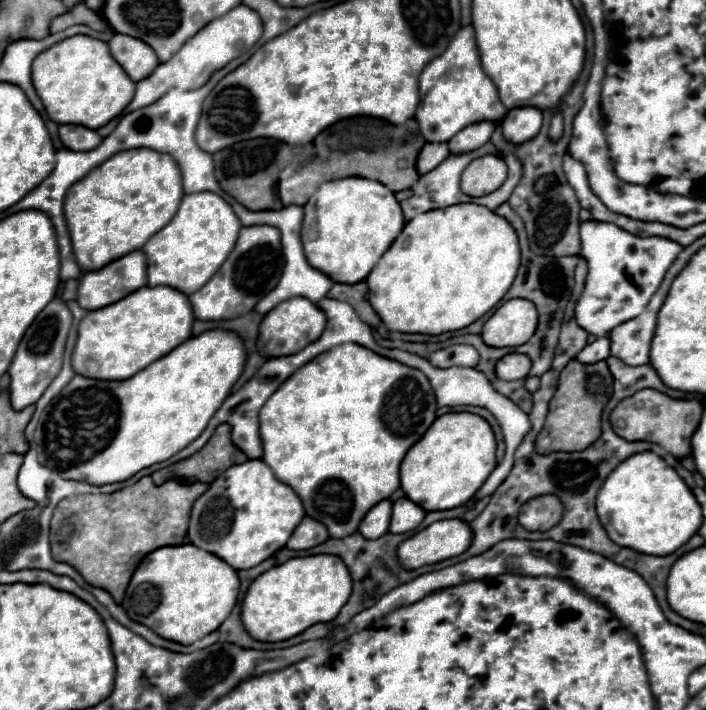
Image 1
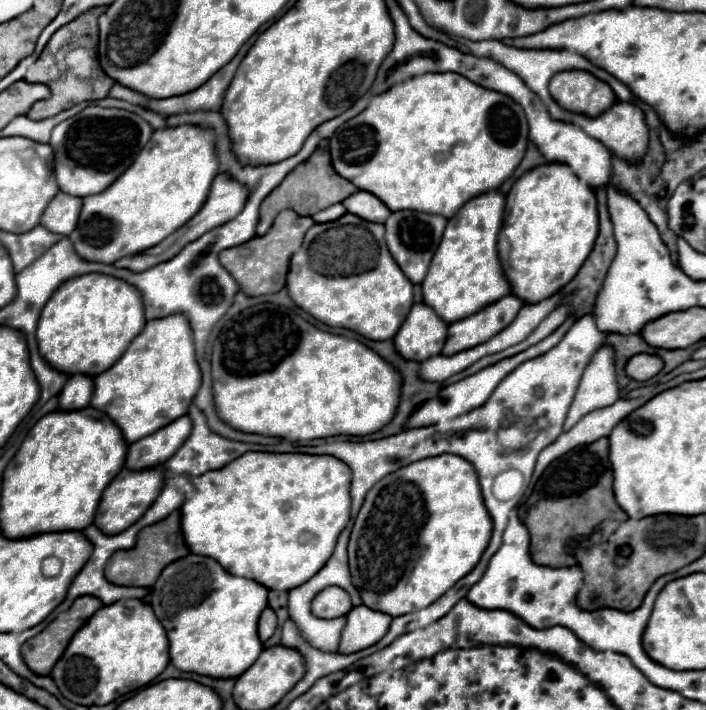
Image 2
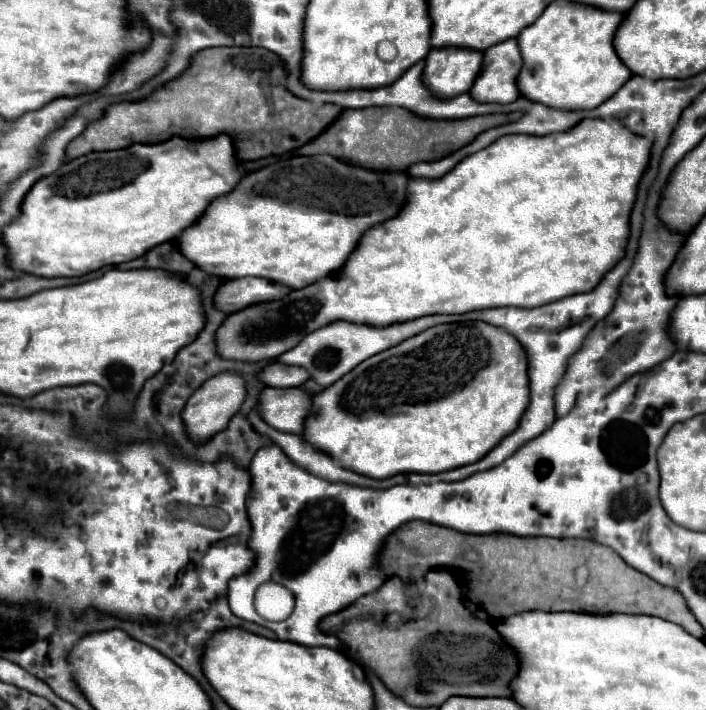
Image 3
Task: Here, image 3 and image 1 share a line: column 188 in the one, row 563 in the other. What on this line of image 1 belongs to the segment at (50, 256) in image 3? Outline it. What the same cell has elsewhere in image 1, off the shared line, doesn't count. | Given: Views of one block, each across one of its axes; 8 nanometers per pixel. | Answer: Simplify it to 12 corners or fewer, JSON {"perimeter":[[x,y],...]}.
{"perimeter":[[192,544],[138,564],[134,622],[190,646],[218,630],[238,572]]}

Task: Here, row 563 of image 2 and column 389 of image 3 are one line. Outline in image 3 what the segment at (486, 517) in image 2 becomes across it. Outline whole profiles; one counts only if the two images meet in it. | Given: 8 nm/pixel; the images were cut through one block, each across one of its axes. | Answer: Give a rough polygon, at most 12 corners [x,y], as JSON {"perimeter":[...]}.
{"perimeter":[[434,326],[314,394],[302,440],[374,480],[484,458],[522,346]]}

